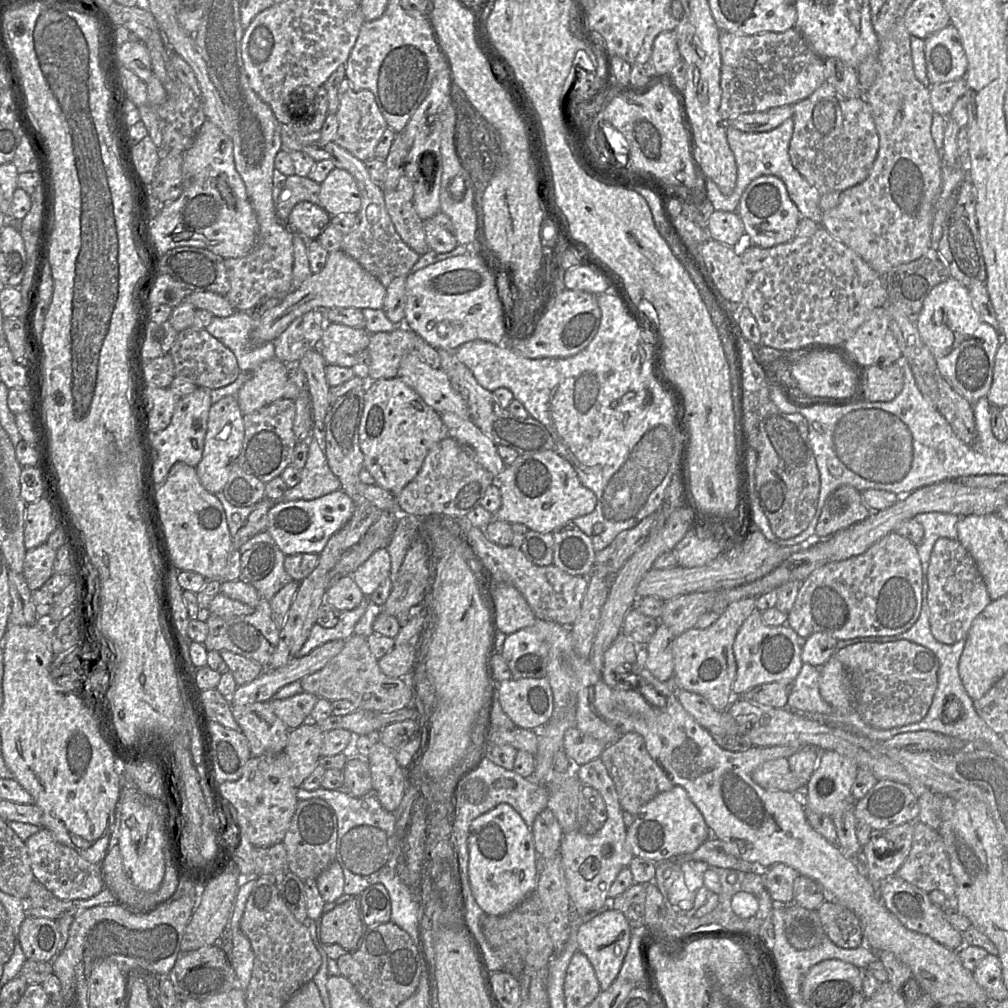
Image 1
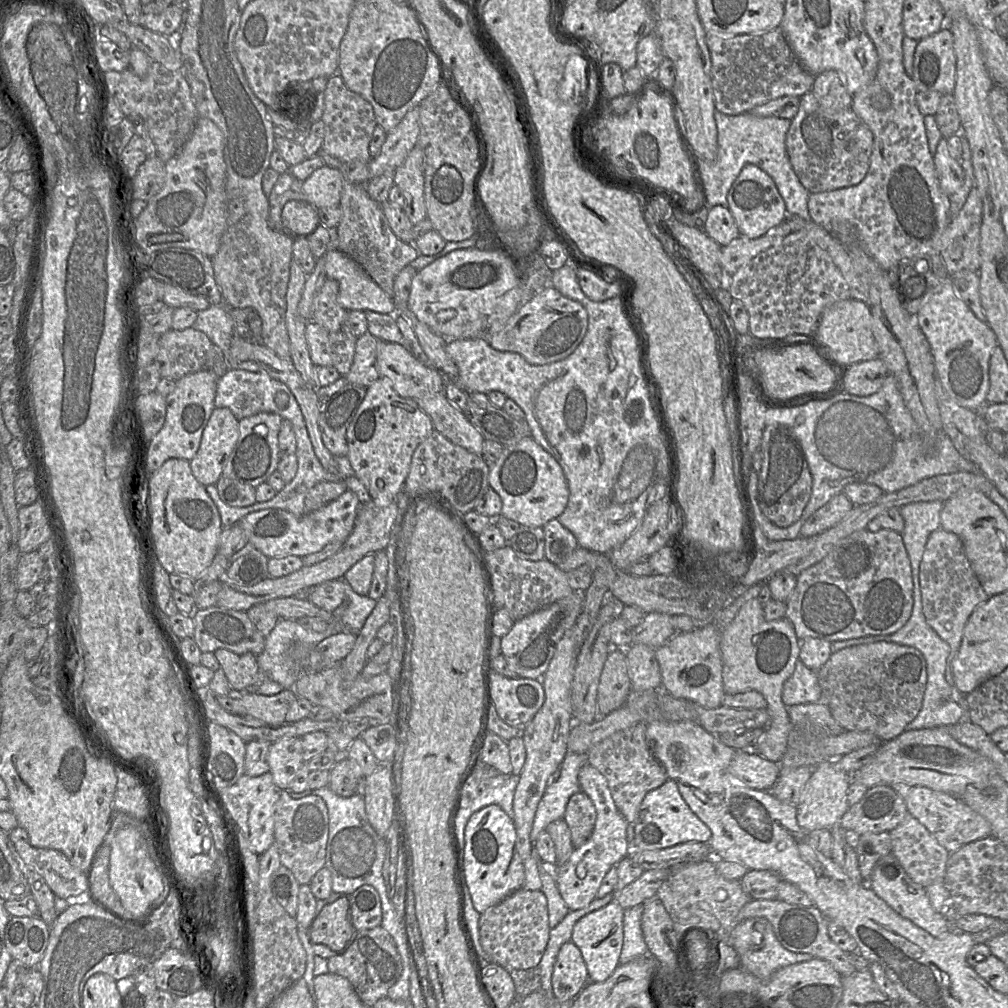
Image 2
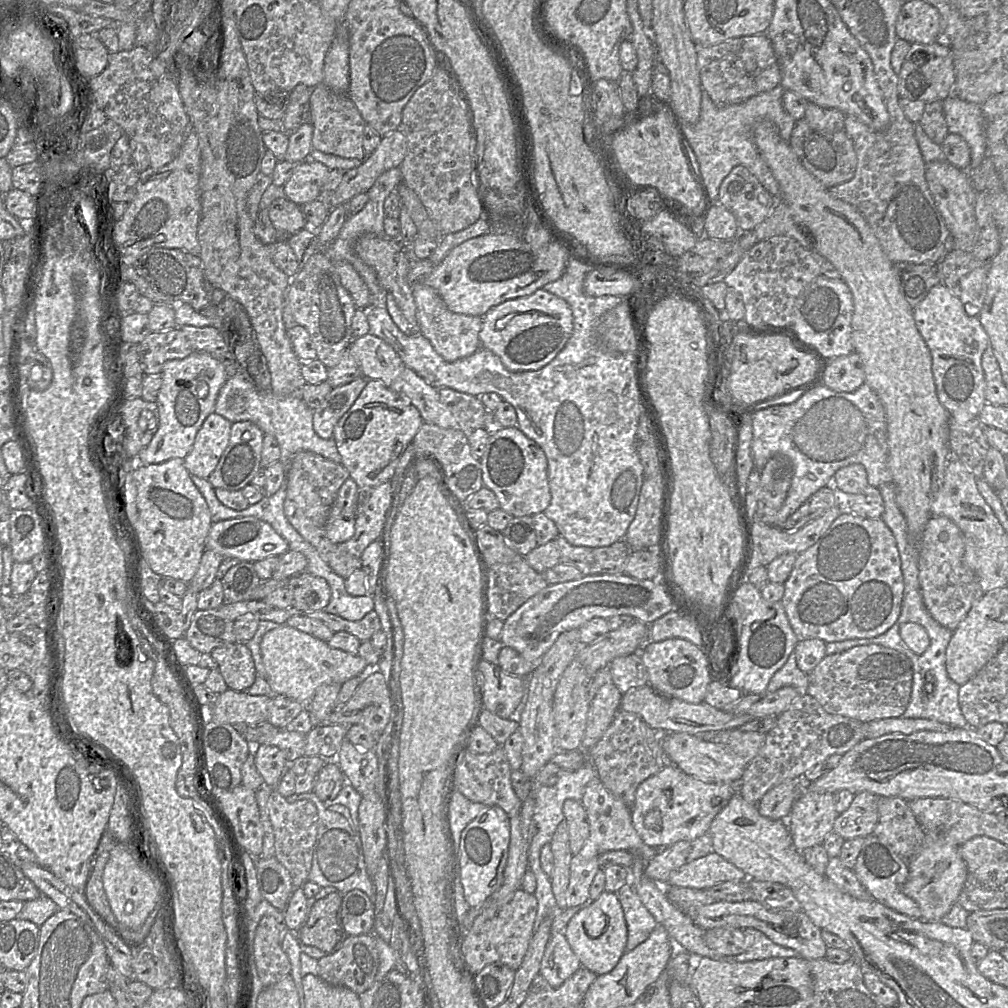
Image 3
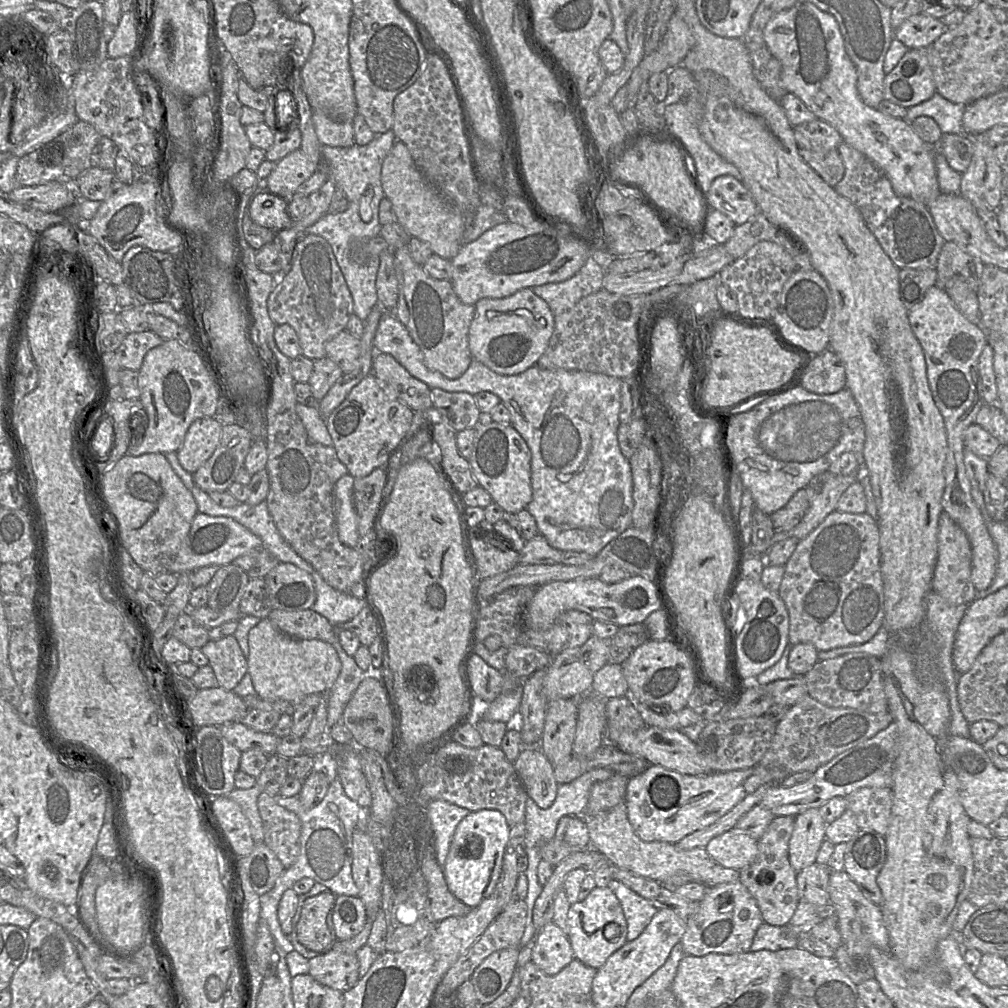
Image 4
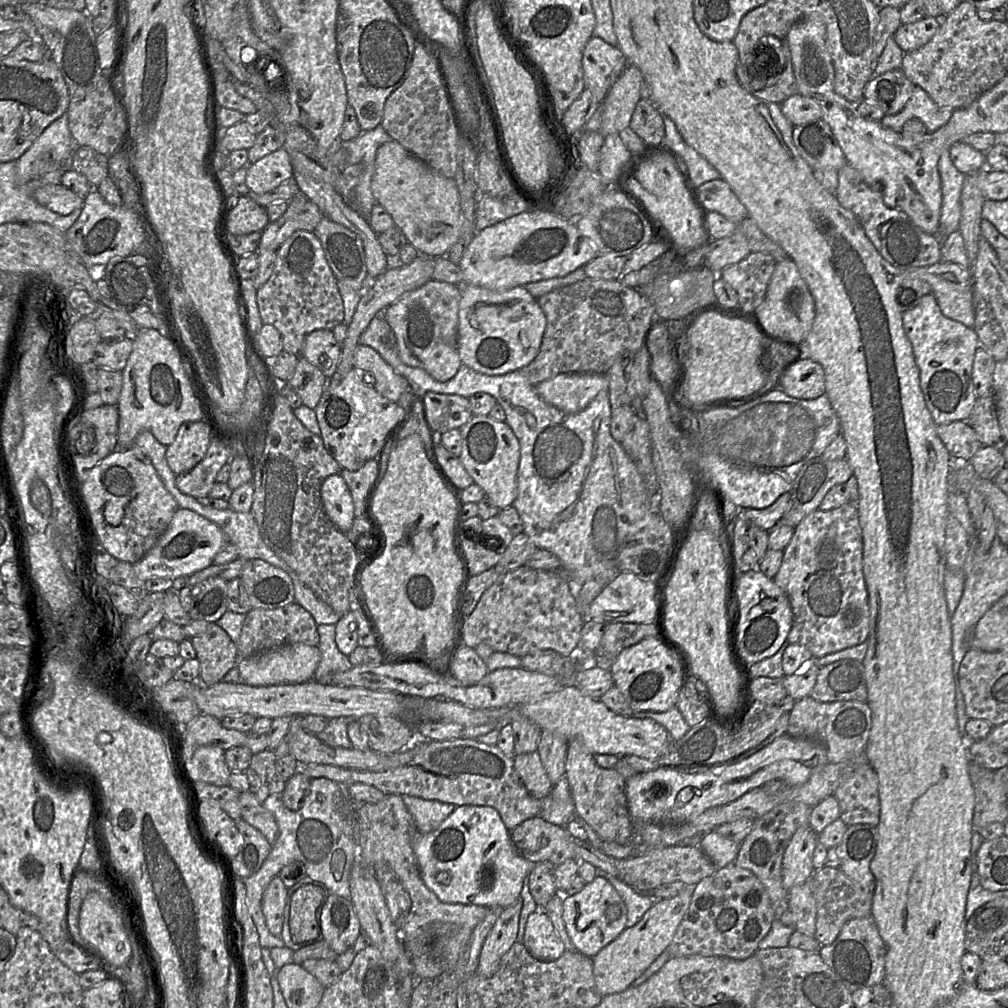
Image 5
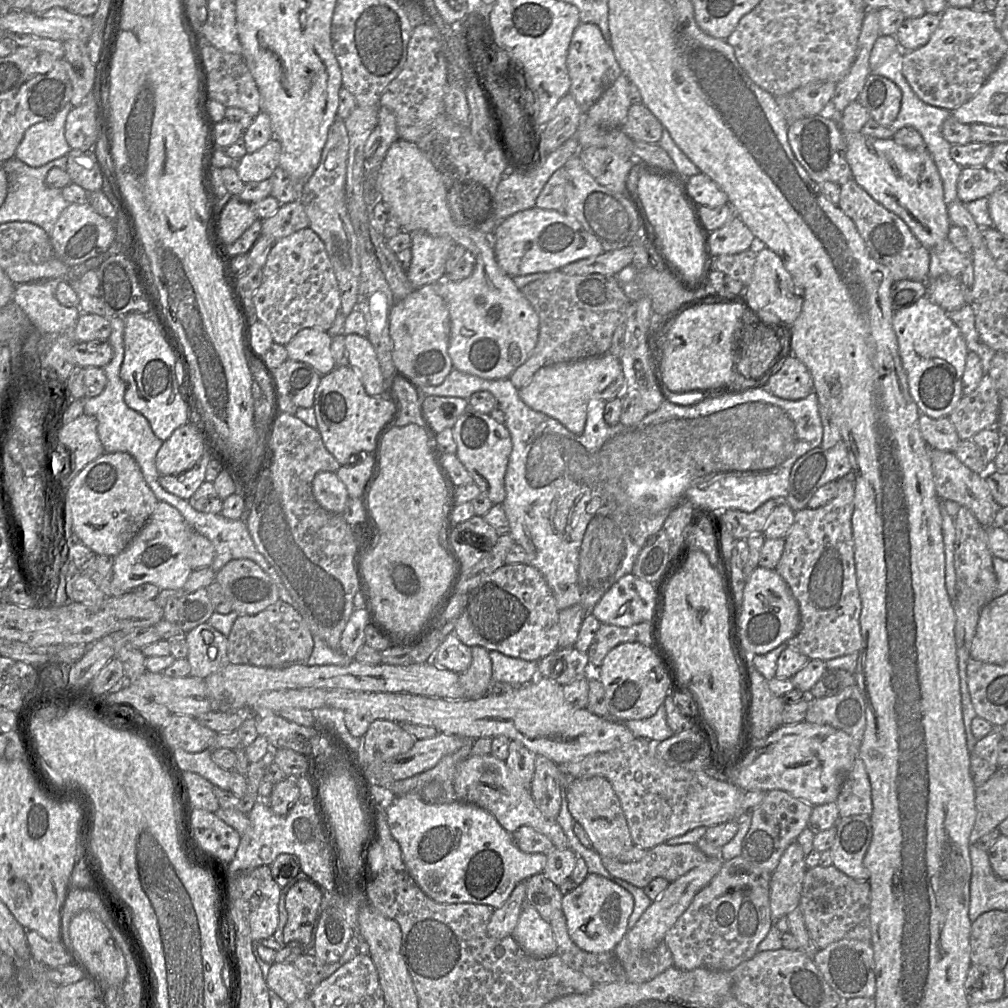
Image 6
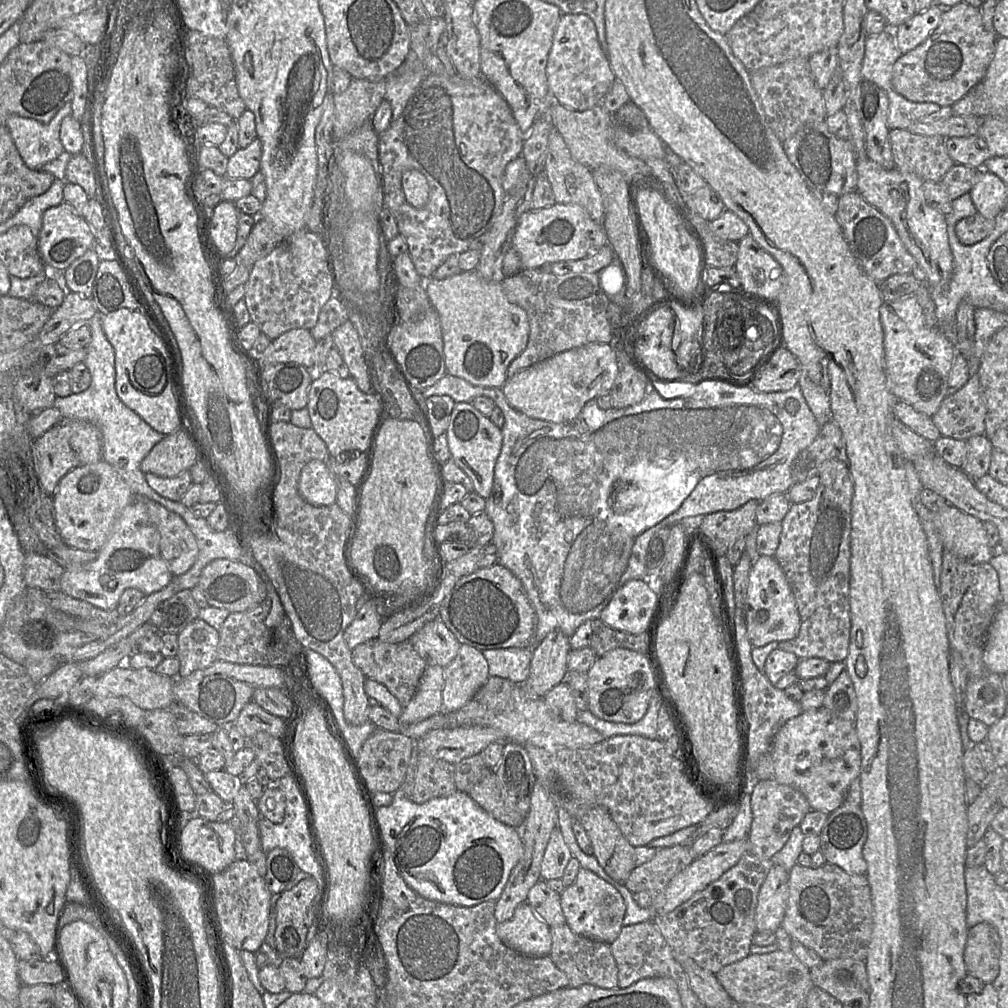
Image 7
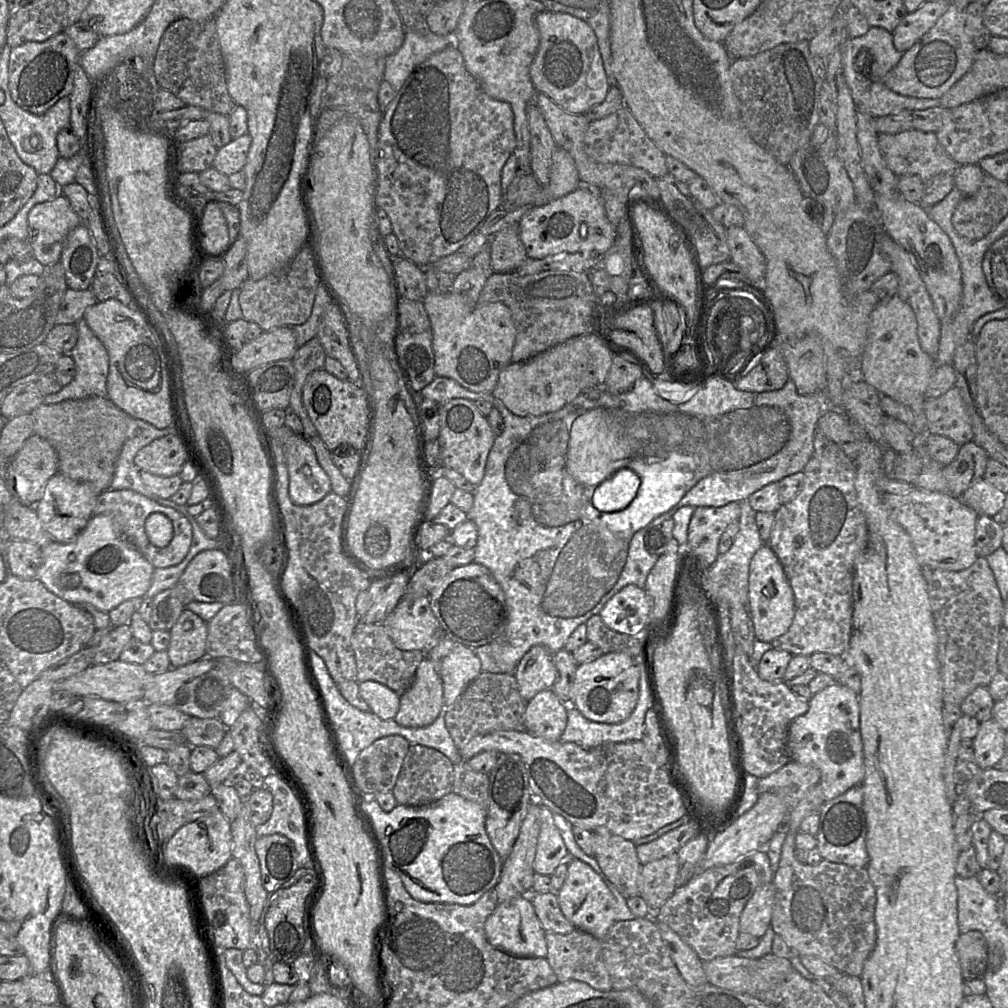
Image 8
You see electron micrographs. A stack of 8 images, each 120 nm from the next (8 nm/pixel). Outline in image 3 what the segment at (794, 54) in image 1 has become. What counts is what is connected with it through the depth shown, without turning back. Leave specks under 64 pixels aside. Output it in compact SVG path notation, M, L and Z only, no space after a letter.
M767 34L741 36L715 45L697 46L698 68L703 89L719 106L742 103L781 84L778 58Z

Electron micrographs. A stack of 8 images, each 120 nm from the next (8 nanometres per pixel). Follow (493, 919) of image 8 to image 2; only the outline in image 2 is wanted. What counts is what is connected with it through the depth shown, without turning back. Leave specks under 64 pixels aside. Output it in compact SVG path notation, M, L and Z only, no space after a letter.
M572 943L563 944L552 973L552 990L559 1002L572 1001L591 982L580 950Z

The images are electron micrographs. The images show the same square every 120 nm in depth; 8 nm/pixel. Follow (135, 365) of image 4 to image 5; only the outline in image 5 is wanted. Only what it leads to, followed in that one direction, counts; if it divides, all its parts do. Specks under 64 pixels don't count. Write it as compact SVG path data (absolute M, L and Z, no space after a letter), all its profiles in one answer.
M106 339L101 340L94 349L92 362L98 368L107 368L122 371L131 354L133 339Z

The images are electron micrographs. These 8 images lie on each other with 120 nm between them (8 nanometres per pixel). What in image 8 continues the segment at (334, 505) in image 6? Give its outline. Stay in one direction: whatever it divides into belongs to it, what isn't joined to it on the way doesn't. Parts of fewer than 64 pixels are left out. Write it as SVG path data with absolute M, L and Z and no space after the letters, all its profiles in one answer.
M302 434L288 435L283 451L289 474L289 496L294 504L315 504L332 491L328 475Z

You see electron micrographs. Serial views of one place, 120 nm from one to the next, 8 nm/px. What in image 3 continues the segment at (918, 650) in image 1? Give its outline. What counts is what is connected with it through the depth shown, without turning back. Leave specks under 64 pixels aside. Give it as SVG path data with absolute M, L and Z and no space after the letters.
M882 645L857 646L841 653L826 655L807 674L807 694L831 714L861 722L900 718L910 702L912 662L905 654Z

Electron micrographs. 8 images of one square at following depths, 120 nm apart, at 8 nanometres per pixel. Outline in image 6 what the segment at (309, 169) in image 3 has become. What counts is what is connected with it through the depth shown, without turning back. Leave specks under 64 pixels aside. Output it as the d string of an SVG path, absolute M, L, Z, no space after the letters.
M275 138L268 141L258 151L246 153L239 160L239 166L236 169L239 178L245 184L269 179L279 167L280 154L281 144Z

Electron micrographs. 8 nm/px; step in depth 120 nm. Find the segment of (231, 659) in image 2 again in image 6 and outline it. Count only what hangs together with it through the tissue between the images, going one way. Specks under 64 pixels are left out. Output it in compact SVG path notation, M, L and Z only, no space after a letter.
M209 623L186 632L185 640L188 645L186 659L190 664L189 676L204 679L230 663L227 636Z

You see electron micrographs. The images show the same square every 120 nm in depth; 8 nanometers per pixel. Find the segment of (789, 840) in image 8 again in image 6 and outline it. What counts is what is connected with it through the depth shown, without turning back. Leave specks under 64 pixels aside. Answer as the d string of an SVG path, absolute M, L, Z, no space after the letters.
M818 865L807 869L798 907L802 911L805 926L819 949L841 939L871 940L869 882L855 880L833 865Z

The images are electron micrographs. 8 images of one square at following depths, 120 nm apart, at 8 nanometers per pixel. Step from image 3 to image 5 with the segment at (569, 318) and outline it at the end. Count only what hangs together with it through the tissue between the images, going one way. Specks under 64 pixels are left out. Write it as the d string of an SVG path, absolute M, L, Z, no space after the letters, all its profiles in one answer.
M473 285L459 289L457 348L462 364L487 375L502 375L519 370L534 360L547 325L537 299L523 286L507 291Z

